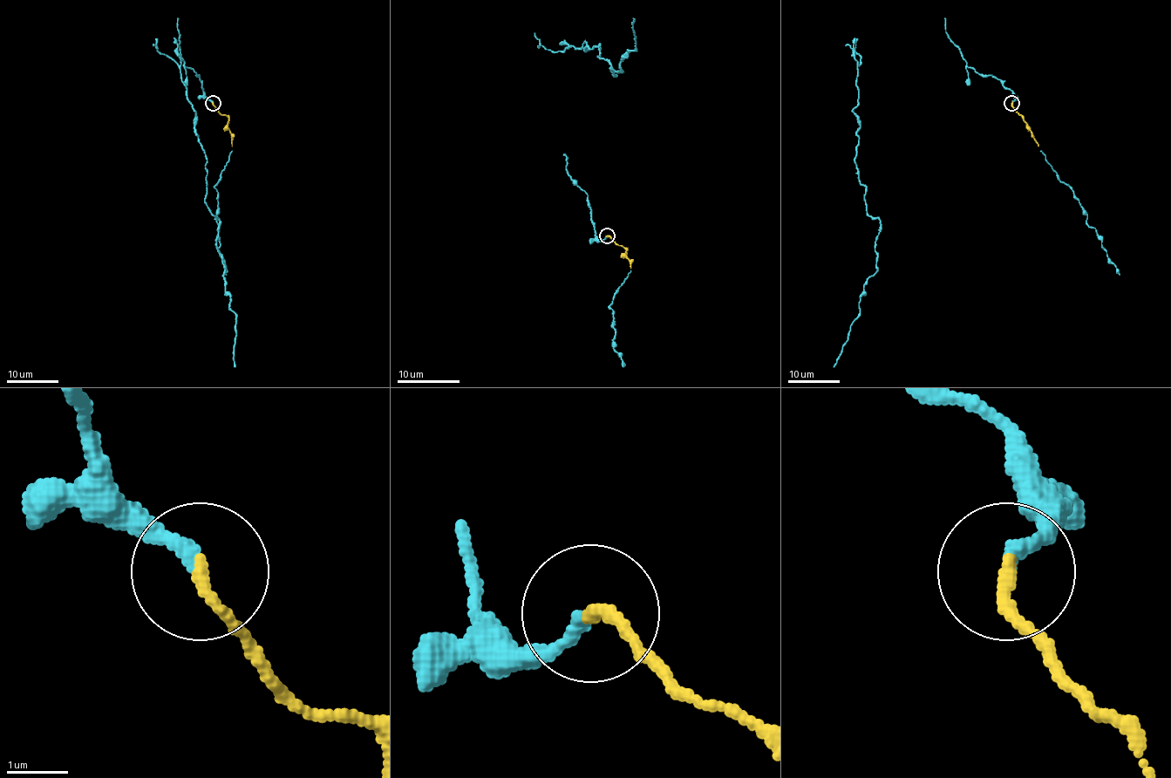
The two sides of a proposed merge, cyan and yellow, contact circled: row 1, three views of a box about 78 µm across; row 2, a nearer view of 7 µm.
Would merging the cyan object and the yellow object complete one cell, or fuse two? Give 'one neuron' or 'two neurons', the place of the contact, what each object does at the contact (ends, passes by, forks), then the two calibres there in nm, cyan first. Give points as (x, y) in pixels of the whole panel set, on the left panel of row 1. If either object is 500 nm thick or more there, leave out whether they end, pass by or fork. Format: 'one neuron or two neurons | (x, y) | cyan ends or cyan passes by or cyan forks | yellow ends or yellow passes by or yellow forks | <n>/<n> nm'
one neuron | (213, 103) | cyan ends | yellow ends | 240/220 nm

